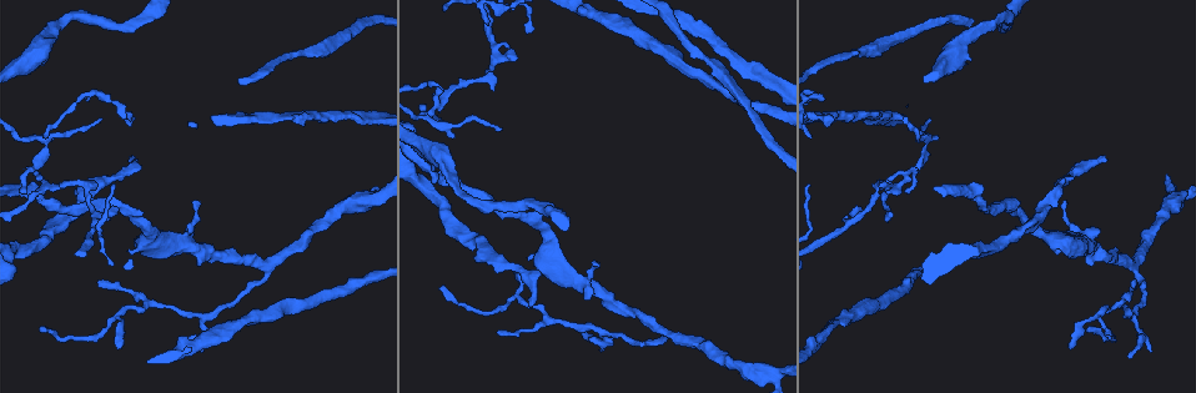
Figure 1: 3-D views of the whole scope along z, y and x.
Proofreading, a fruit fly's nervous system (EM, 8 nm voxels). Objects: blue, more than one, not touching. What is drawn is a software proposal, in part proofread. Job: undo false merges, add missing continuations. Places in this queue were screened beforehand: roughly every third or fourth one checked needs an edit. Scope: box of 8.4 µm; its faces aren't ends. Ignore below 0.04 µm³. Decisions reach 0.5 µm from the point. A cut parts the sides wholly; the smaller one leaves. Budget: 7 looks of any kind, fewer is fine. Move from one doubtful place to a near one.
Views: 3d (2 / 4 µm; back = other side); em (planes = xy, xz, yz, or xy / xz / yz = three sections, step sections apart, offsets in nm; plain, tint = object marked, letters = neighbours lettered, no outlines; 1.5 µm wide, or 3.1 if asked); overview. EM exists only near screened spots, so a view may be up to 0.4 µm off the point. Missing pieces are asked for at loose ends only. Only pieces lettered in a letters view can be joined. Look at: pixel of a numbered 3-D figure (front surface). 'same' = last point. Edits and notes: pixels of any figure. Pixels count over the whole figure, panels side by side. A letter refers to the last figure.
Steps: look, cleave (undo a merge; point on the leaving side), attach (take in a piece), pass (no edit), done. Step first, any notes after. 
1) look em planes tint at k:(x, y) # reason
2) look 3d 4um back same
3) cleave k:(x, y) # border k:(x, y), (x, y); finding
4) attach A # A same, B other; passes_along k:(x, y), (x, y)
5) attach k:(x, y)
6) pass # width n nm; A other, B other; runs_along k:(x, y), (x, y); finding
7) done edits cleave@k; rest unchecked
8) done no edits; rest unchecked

look 3d 4um at 1:(488, 78) # sharp bend

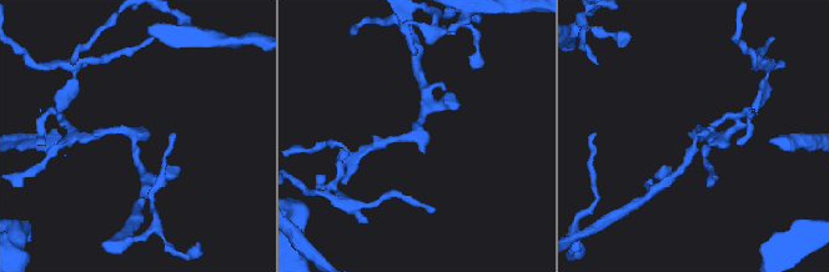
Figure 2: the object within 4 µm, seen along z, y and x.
look em xy step 4 plain at 2:(415, 136)

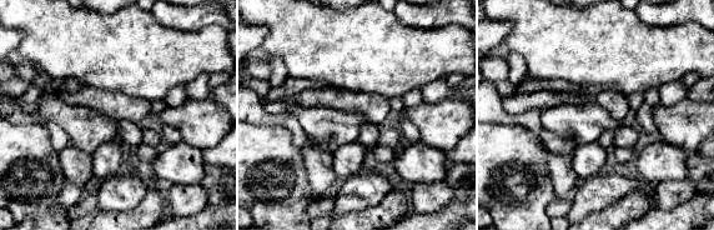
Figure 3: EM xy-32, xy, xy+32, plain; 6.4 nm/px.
look em xy step 4 letters same

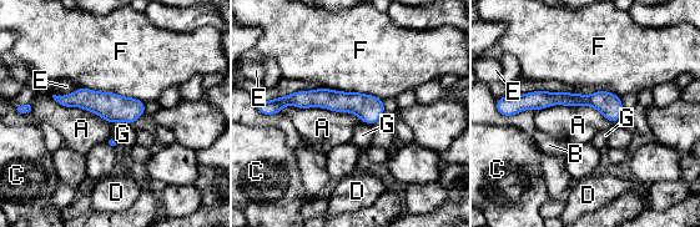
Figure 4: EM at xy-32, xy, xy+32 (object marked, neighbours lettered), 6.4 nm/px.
pass # A other, B other, C other, D other, E other, F other, G other; runs_along 4:(276, 102), (330, 99), (381, 109); one neuron here

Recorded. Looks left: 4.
look 3d 4um at 1:(200, 201) # branch stops here

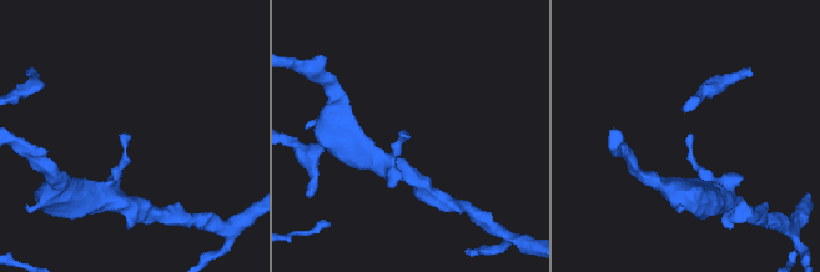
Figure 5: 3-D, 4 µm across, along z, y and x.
look em planes plain at 5:(692, 136) # shape alone is not enough

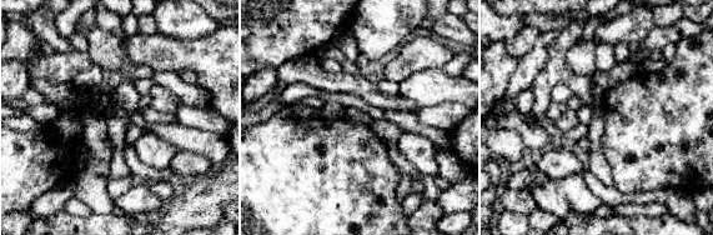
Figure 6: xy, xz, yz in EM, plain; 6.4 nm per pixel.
look em planes letters same # see the neighbours

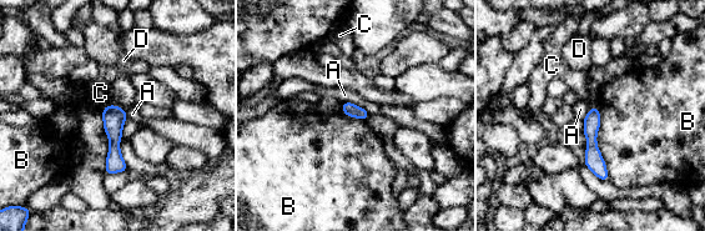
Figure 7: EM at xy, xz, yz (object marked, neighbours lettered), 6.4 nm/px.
pass # longest_contact B 480 nm; A other, B other, C other, D other; border 7:(594, 106), (597, 147), (609, 180); no lettered piece goes on from it

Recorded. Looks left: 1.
done no edits; rest unchecked

